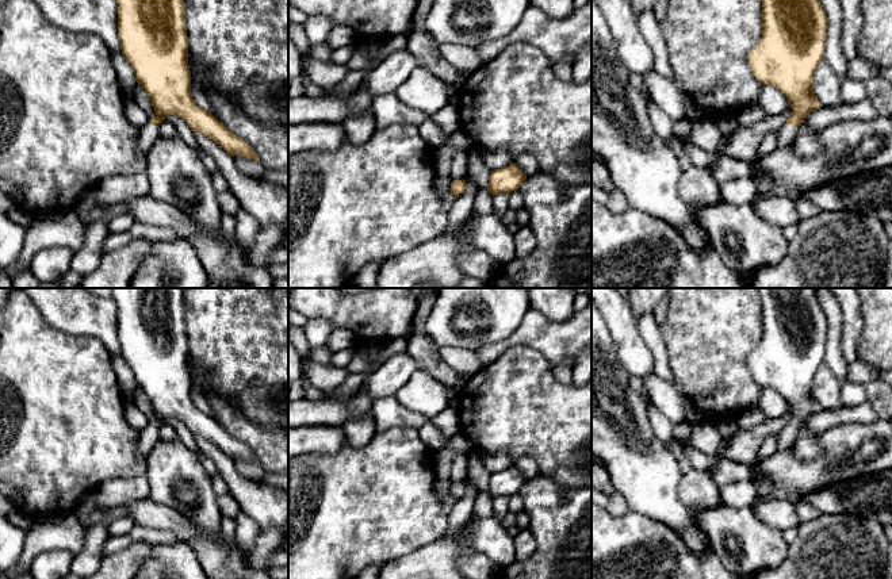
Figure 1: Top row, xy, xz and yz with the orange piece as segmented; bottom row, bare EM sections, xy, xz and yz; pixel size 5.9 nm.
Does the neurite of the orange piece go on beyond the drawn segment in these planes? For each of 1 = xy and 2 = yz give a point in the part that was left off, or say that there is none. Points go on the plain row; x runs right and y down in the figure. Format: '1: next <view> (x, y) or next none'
1: next xy (148, 438)
2: next yz (787, 436)

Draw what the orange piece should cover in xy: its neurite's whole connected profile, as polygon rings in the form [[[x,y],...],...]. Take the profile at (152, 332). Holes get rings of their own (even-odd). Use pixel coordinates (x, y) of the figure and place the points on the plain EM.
[[[112,288],[112,298],[118,307],[118,338],[122,357],[156,415],[156,419],[141,430],[137,455],[146,459],[158,441],[160,426],[166,418],[175,418],[181,421],[195,437],[214,442],[231,460],[241,459],[260,464],[253,450],[229,434],[217,419],[200,411],[192,402],[183,288]]]

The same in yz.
[[[758,288],[762,300],[762,338],[749,356],[755,381],[777,391],[792,409],[786,426],[777,433],[778,450],[793,446],[797,430],[820,407],[813,396],[813,377],[824,358],[827,317],[815,288]]]

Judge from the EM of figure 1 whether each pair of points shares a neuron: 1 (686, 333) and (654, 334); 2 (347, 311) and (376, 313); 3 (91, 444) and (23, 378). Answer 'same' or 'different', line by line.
1: different
2: same
3: same

